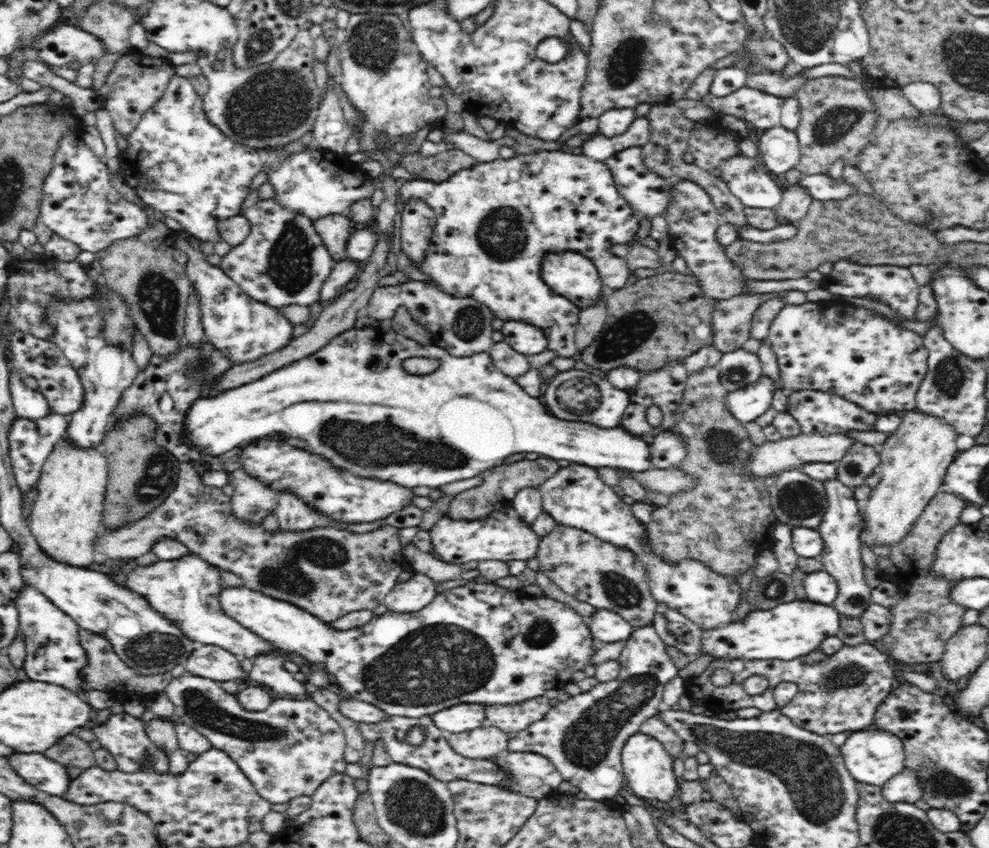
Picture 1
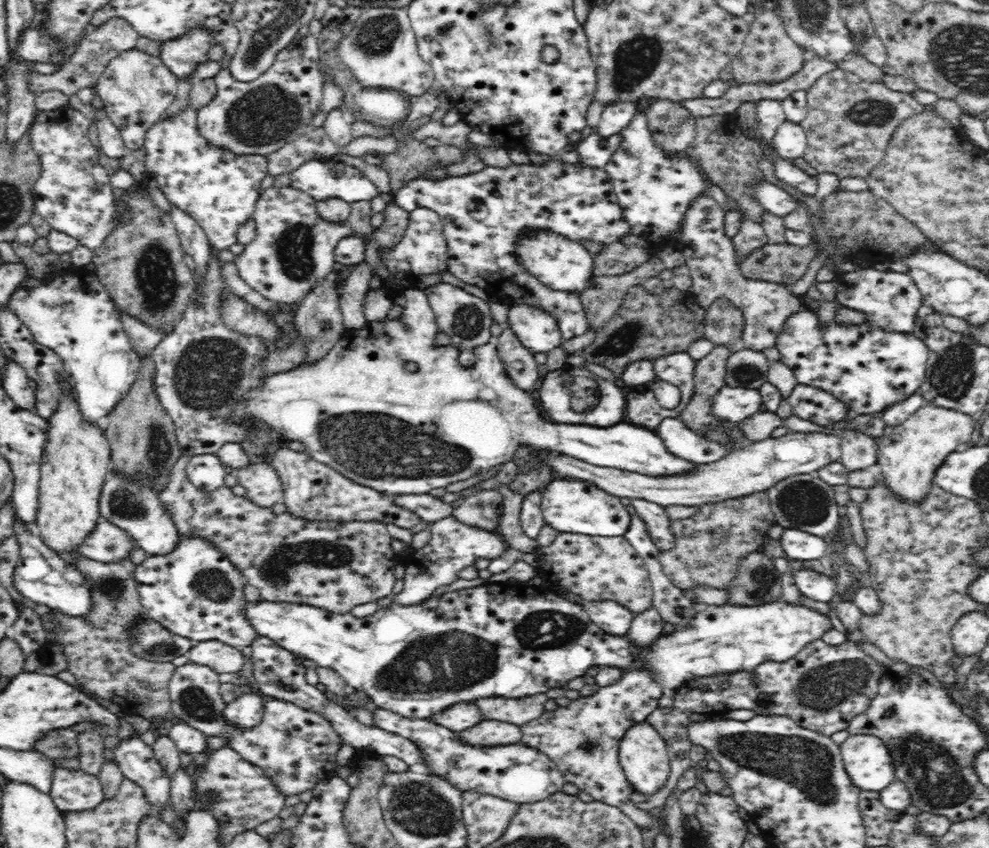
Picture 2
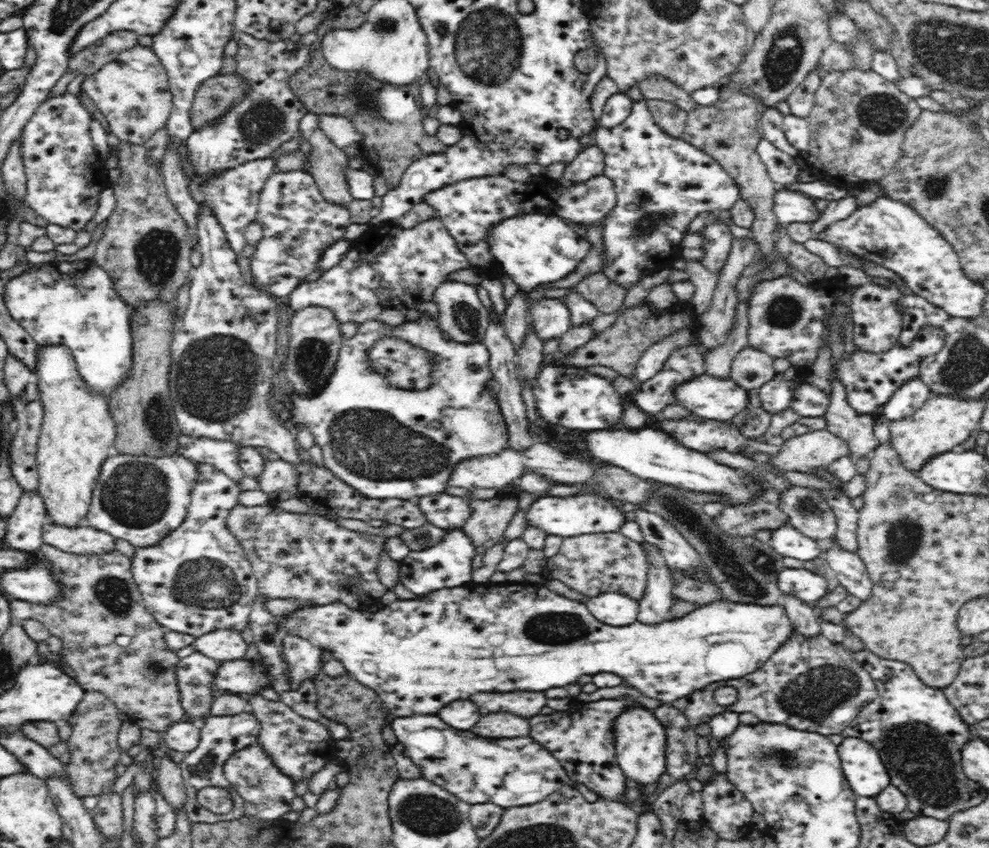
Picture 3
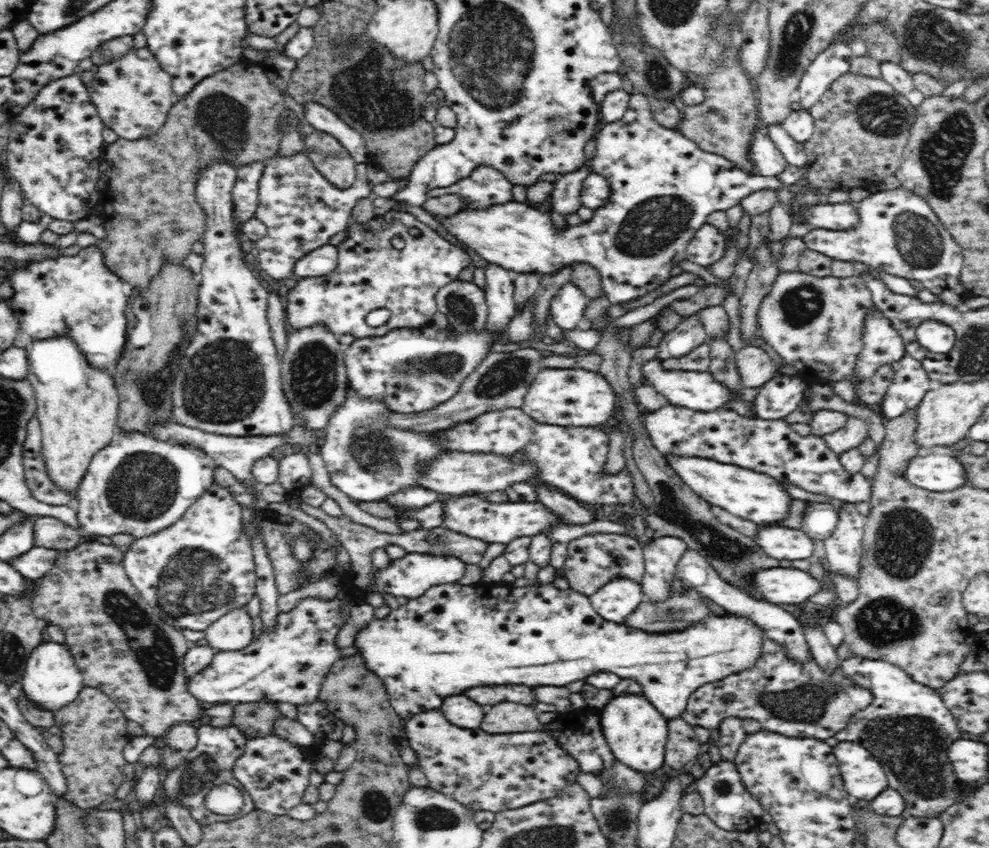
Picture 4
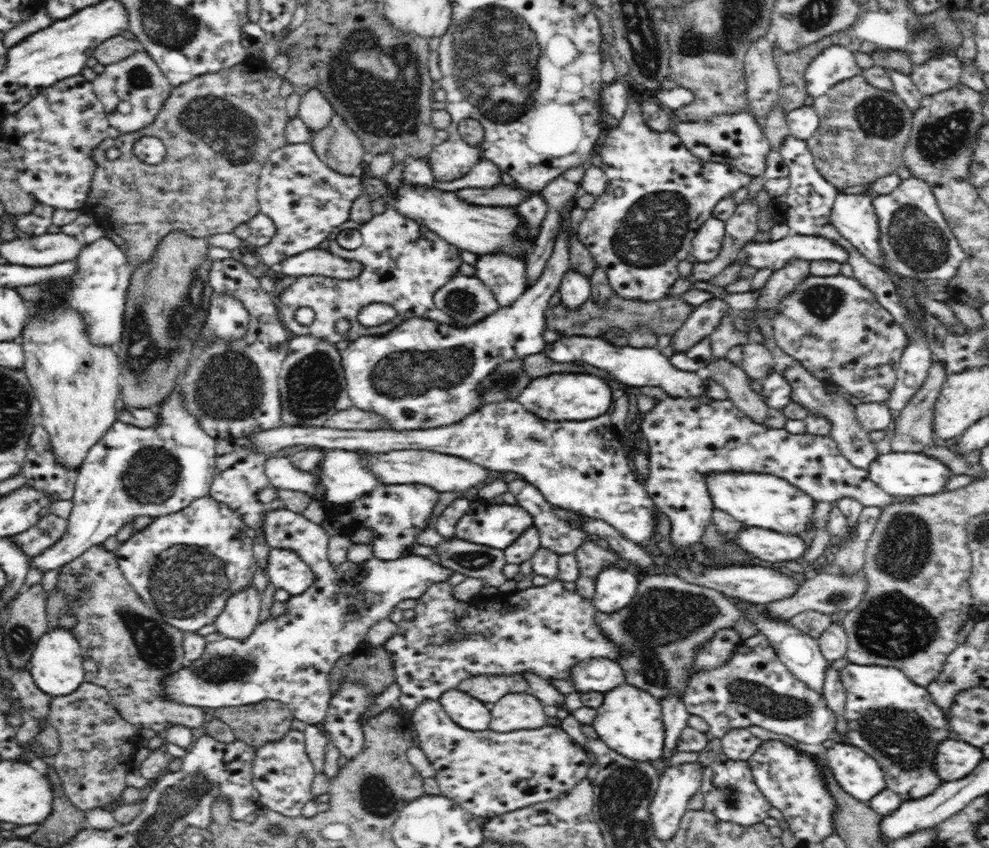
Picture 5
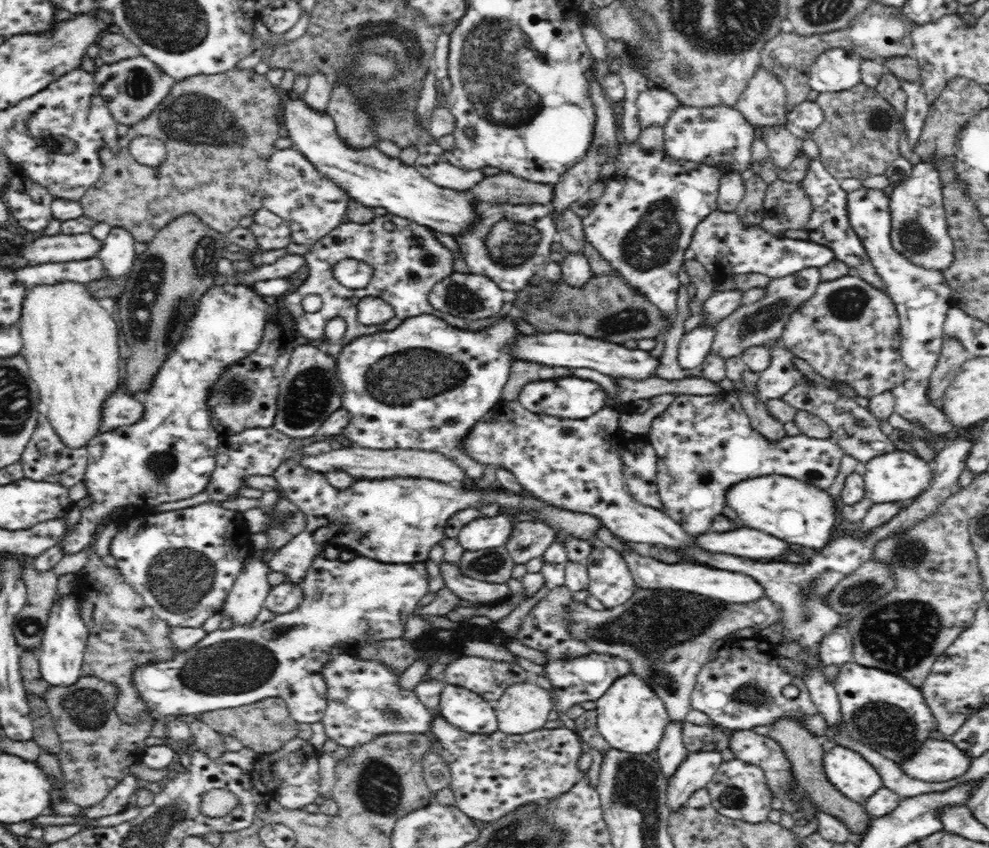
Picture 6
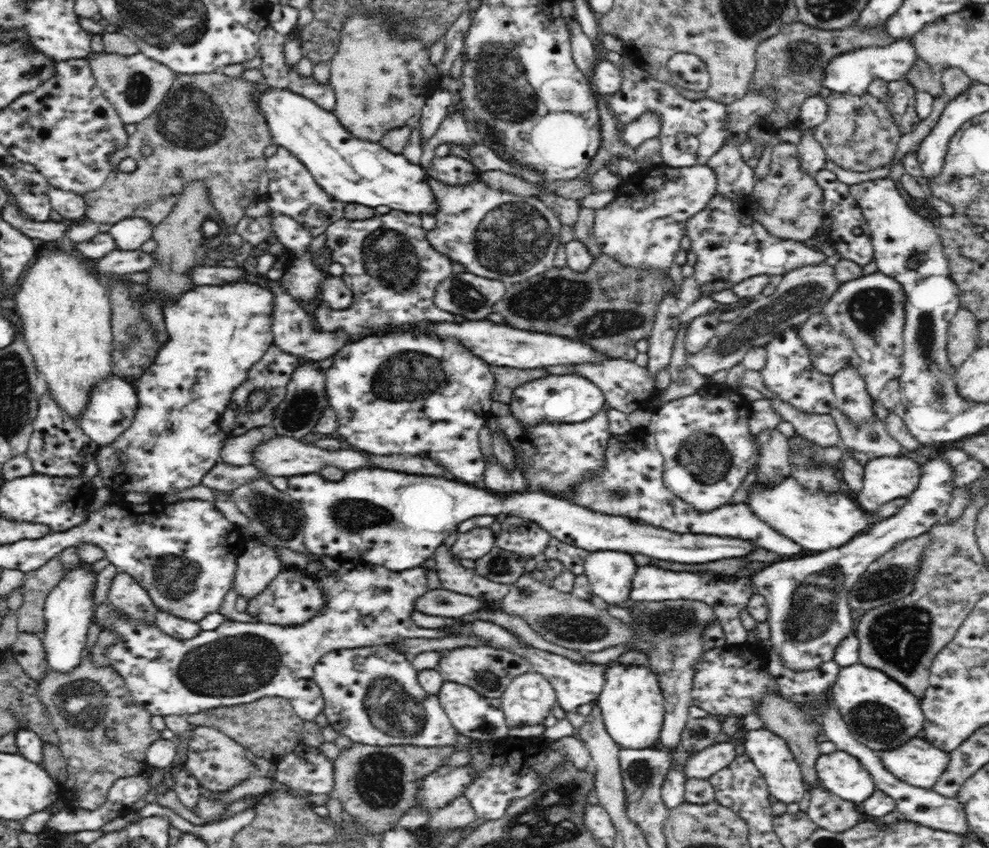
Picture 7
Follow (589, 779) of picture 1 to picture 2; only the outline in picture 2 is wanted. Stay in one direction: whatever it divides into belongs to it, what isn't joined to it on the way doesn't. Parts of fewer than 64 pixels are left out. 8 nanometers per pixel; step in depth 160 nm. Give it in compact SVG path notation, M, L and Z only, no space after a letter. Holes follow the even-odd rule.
M652 606L634 616L626 635L634 646L646 648L652 642L656 642L660 634L663 634L664 623L660 613ZM644 667L628 669L622 673L620 680L607 687L600 687L596 694L592 694L588 698L580 696L580 698L572 700L568 706L560 706L554 712L544 712L540 718L532 720L532 724L524 724L522 726L520 743L548 755L548 758L553 760L560 773L564 776L566 783L576 785L580 791L592 796L594 801L599 801L620 809L621 812L624 812L641 829L650 829L653 831L664 829L666 831L668 830L667 824L662 823L655 813L642 812L636 808L630 799L634 788L627 780L619 761L619 744L624 734L634 724L640 724L641 721L647 720L647 716L659 707L658 700L660 700L661 696L662 687L650 675L648 669L644 669Z

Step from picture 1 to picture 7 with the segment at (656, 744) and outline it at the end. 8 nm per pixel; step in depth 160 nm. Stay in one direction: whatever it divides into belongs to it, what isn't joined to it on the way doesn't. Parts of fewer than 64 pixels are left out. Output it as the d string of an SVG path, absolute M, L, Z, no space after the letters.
M611 662L606 670L604 688L596 701L608 734L622 749L651 748L660 738L665 700L657 676L649 666Z

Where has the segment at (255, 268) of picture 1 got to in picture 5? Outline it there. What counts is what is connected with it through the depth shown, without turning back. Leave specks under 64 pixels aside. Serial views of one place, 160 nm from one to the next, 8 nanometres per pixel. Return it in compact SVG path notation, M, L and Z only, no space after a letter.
M310 142L286 143L282 148L272 151L268 162L264 164L264 168L260 169L257 199L259 212L273 220L277 231L270 243L256 249L260 265L267 270L274 271L282 260L312 250L324 240L328 240L331 232L349 219L354 200L363 193L364 185L362 185L362 177L359 173L354 176L344 176L339 172L334 172L319 159Z

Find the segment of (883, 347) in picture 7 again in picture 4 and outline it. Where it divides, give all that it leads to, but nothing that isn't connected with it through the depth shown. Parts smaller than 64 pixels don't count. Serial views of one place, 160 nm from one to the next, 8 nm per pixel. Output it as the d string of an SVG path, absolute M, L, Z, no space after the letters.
M781 272L775 280L770 294L760 304L757 324L760 339L770 344L788 365L796 367L800 375L807 373L808 378L824 378L838 382L838 380L851 379L856 392L856 401L870 408L877 409L884 400L888 385L892 382L895 370L894 364L886 364L876 370L868 380L858 380L855 377L856 362L860 352L864 350L864 320L866 314L872 310L874 302L871 290L867 288L860 275L847 278L837 278L832 275L826 278L810 276L810 274L796 272Z

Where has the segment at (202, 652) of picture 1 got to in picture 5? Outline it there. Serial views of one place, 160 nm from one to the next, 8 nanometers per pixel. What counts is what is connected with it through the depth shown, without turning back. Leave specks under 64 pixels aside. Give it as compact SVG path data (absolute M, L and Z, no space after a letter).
M252 584L230 596L224 610L213 622L215 631L223 638L246 640L259 623L261 598L262 592L258 592Z

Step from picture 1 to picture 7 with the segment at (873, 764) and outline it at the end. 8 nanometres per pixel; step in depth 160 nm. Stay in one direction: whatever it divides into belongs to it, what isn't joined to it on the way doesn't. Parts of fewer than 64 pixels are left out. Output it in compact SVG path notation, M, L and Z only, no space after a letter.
M848 752L821 754L815 768L826 790L856 805L864 803L877 790L868 769Z

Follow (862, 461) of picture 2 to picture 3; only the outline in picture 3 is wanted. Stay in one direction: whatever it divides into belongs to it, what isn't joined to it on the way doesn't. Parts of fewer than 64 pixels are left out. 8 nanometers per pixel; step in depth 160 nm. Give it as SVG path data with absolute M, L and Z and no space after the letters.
M837 378L832 384L830 404L824 414L827 432L846 441L848 456L854 460L864 458L880 445L873 431L877 422L871 415L860 414L848 404L845 388Z

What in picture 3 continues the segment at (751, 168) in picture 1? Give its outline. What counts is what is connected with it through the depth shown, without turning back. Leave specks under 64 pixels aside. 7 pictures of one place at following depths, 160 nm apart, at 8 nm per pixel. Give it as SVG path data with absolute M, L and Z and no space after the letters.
M778 188L773 199L773 211L780 223L812 223L823 215L823 211L817 209L813 199L800 191Z

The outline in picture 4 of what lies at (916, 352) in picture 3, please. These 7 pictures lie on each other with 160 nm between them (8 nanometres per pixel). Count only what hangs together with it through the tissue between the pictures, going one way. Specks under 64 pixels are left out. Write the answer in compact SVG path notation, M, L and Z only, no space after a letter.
M936 321L922 322L917 329L917 341L932 353L951 353L956 344L955 331Z

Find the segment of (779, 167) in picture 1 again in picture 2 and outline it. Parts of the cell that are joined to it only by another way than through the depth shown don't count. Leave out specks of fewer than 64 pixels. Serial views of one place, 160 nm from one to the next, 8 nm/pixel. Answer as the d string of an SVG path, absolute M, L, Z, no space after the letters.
M784 121L774 133L771 143L768 144L779 158L793 160L803 156L807 147L805 130L800 123Z

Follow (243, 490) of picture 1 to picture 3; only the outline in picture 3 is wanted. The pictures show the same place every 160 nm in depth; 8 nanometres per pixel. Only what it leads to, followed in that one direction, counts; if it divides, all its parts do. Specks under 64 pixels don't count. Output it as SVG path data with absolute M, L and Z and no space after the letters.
M285 460L266 461L264 470L256 479L260 490L268 494L270 503L296 497L299 474L295 466Z

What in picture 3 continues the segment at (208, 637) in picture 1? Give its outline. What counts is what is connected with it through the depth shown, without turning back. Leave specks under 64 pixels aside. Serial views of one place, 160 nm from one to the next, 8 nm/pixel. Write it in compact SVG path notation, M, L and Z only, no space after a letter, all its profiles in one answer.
M197 464L199 478L194 483L184 522L154 546L136 548L131 558L131 572L142 593L148 612L166 629L198 638L214 630L242 632L249 624L249 616L256 596L260 593L252 564L245 550L225 524L230 509L238 503L241 490L237 482L211 464Z

